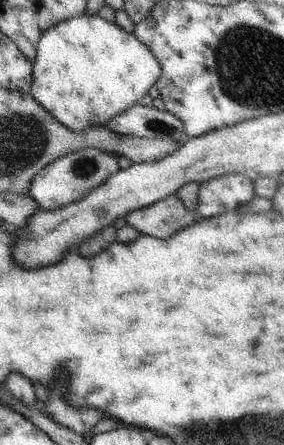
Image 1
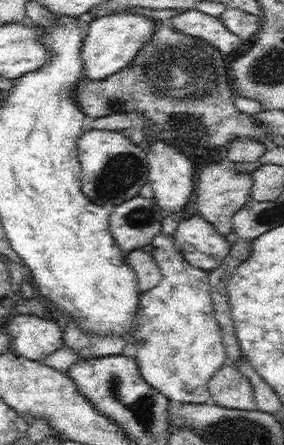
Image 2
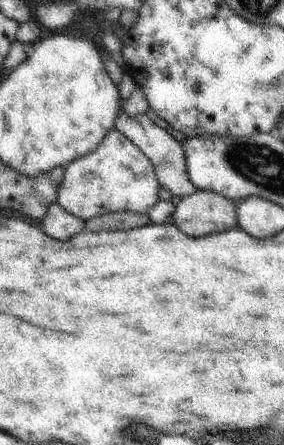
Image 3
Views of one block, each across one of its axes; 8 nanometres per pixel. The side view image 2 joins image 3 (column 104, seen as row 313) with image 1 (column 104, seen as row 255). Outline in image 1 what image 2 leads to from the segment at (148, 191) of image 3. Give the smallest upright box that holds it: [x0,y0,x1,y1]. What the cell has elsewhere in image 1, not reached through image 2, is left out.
[29,148,117,212]

